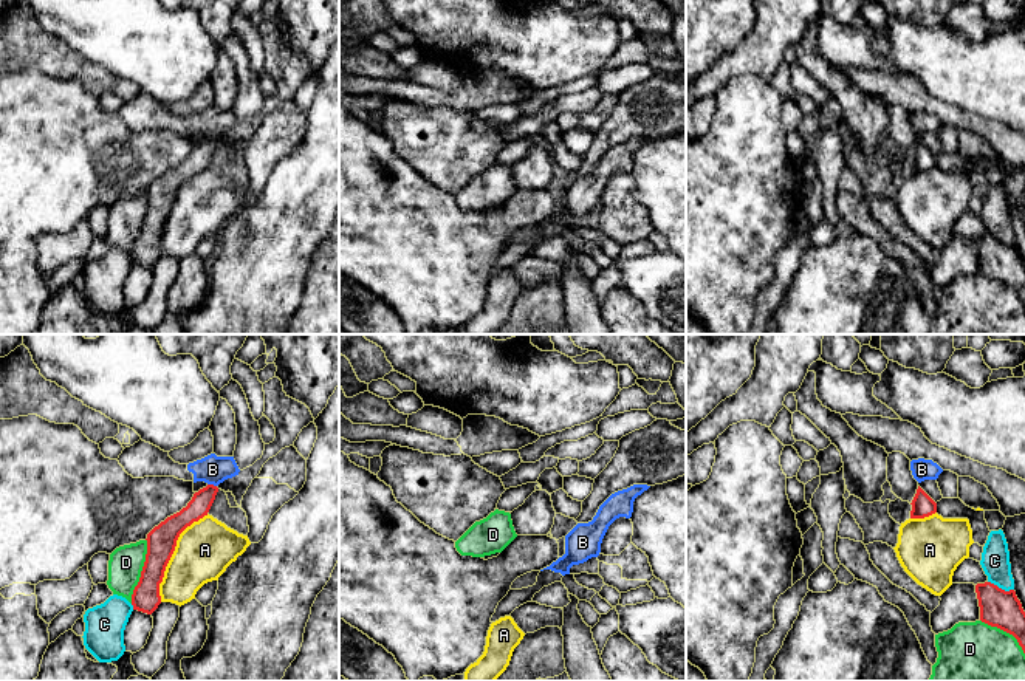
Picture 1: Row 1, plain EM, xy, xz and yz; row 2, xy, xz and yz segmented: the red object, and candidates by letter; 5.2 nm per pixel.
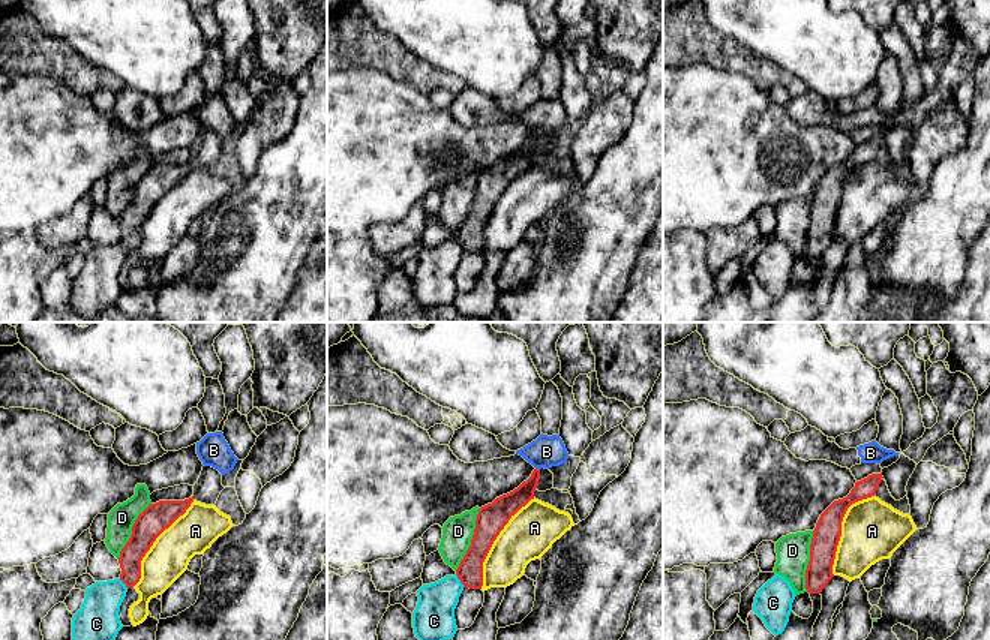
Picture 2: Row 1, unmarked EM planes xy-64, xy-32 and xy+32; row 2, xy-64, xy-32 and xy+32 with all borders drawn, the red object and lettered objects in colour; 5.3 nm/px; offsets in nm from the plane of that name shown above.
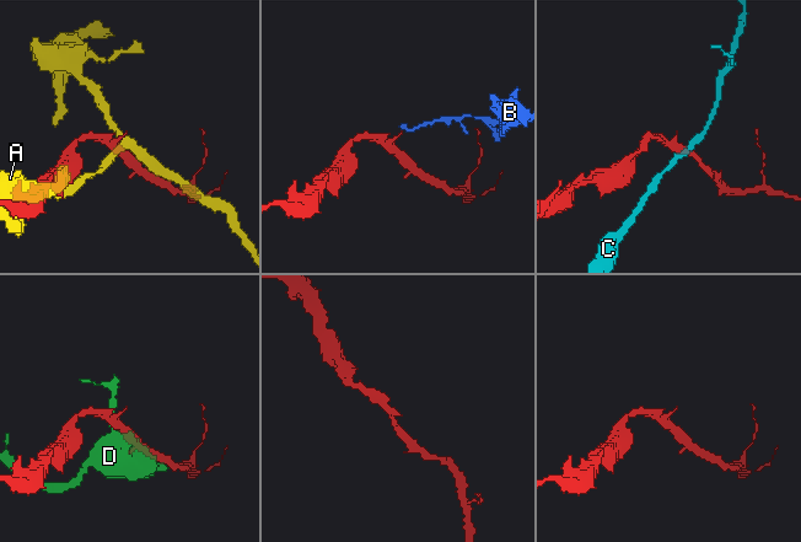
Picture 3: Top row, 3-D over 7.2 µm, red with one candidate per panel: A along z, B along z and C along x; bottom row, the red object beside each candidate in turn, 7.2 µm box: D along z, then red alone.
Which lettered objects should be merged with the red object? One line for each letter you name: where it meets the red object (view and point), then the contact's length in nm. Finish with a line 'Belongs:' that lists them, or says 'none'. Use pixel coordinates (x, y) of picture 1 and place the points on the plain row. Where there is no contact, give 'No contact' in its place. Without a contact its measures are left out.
Belongs: none

